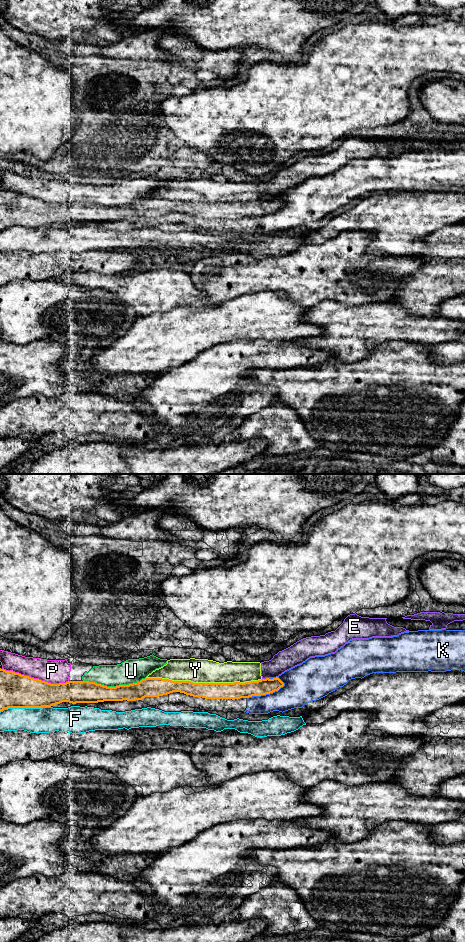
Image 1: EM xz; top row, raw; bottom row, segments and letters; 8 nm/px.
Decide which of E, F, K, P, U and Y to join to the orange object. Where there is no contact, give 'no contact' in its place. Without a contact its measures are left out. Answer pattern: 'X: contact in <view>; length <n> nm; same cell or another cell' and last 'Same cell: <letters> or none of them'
E: contact in xz; length 40 nm; another cell
F: contact in xz; length 420 nm; another cell
K: contact in xz; length 320 nm; another cell
P: contact in xz; length 550 nm; another cell
U: contact in xz; length 500 nm; another cell
Y: contact in xz; length 950 nm; another cell
Same cell: none of them

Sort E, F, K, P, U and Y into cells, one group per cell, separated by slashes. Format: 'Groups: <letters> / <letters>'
Groups: E Y / F / K / P U

